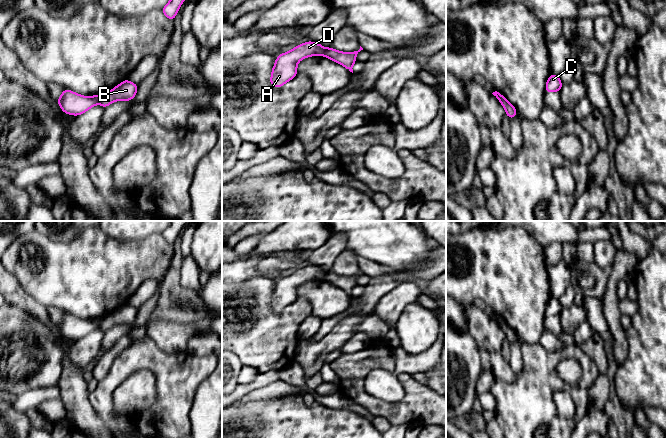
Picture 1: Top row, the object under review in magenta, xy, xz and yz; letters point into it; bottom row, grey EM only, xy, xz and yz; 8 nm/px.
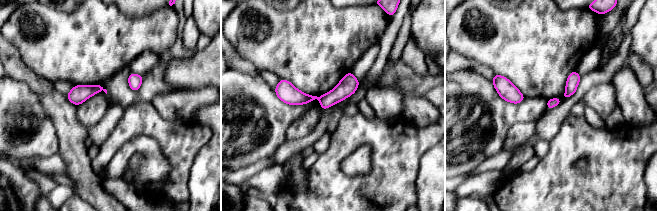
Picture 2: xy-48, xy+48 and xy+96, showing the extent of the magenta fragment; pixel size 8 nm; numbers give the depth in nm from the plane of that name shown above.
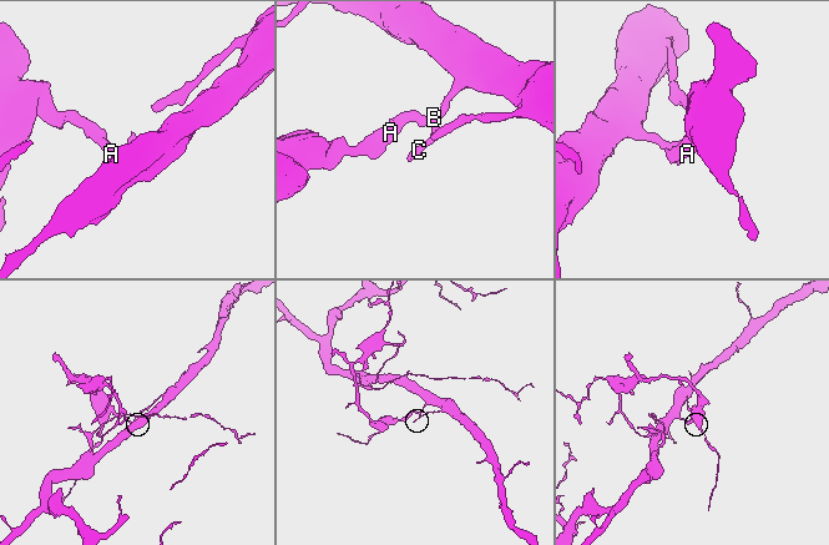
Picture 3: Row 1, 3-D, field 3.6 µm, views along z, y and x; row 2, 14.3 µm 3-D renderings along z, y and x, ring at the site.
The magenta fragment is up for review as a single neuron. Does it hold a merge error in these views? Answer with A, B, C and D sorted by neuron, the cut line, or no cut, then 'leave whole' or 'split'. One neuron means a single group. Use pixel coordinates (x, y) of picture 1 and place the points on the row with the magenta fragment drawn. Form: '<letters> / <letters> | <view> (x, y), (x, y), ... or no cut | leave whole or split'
A D / B C | xy (102, 95), (98, 103) | split

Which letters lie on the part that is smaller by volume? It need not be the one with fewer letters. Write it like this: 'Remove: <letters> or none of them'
Remove: A, D

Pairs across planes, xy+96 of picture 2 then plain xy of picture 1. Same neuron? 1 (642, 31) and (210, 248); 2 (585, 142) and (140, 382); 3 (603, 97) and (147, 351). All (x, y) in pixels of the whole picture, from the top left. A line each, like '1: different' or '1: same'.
1: same
2: different
3: different

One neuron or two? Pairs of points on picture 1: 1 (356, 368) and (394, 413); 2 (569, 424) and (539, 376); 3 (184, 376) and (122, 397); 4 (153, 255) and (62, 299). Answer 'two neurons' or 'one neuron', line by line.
1: one neuron
2: one neuron
3: two neurons
4: one neuron

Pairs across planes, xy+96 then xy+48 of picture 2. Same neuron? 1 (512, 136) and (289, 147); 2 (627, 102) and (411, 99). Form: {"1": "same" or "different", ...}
{"1": "different", "2": "same"}

